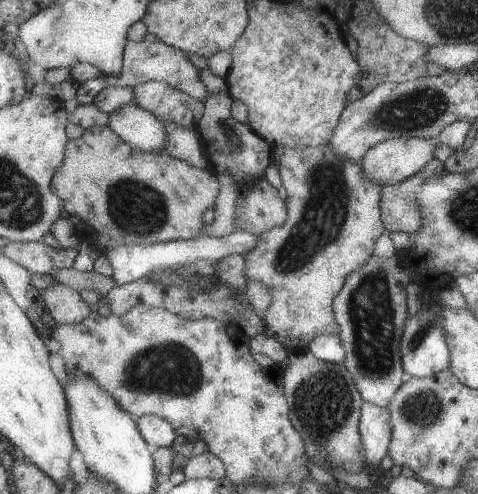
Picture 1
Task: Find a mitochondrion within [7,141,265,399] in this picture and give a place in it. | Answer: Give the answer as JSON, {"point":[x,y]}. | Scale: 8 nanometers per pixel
{"point":[135,208]}

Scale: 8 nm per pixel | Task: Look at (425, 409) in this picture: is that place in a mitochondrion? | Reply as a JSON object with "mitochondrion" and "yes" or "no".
{"mitochondrion":"yes"}

